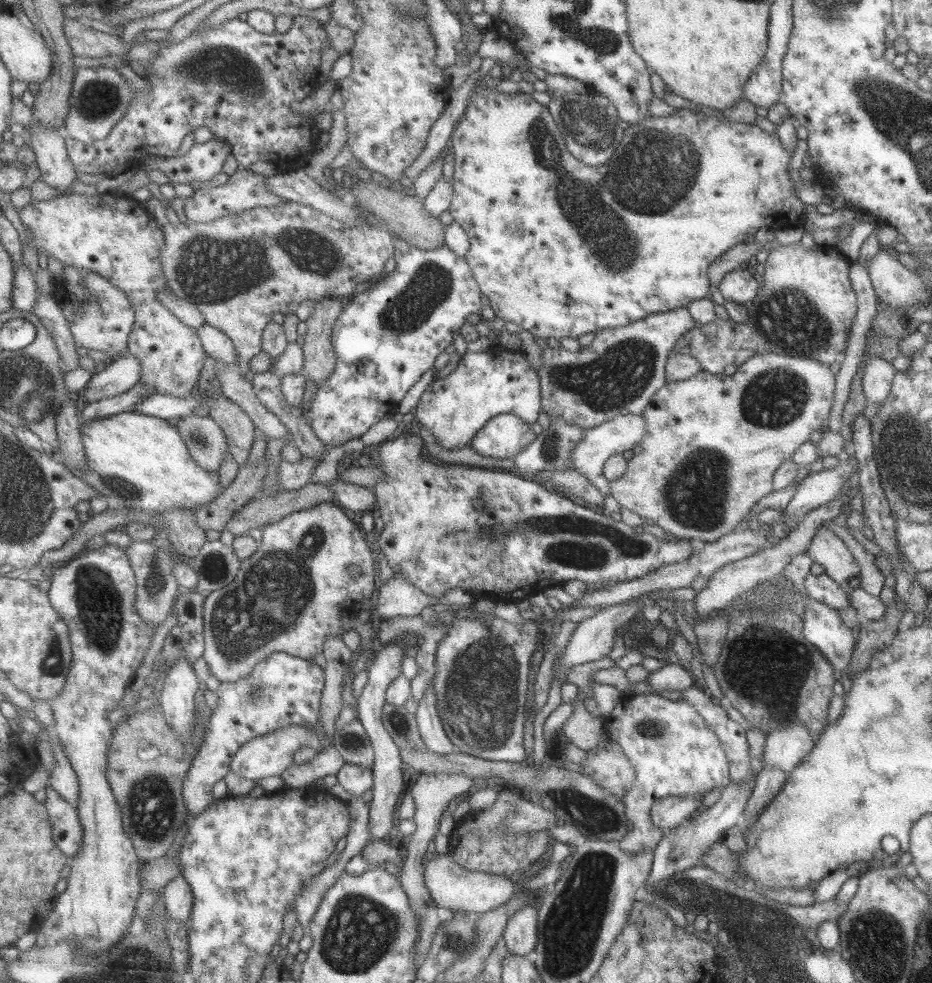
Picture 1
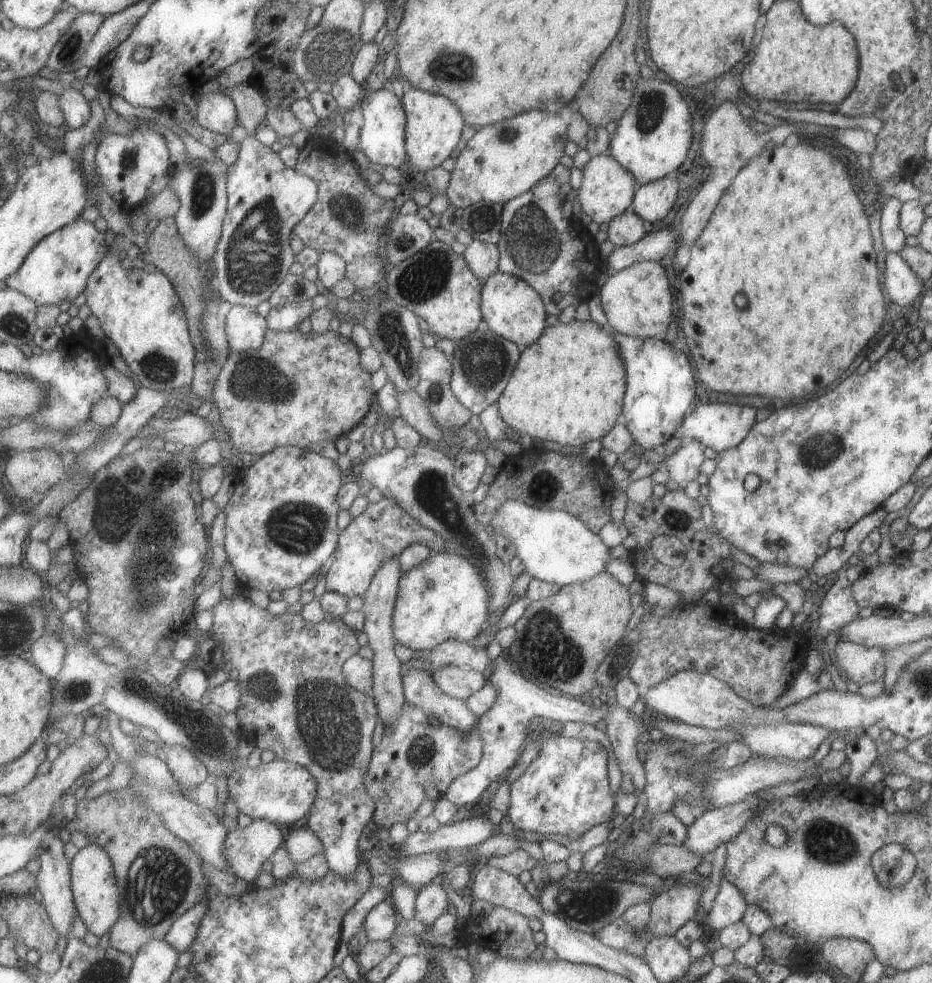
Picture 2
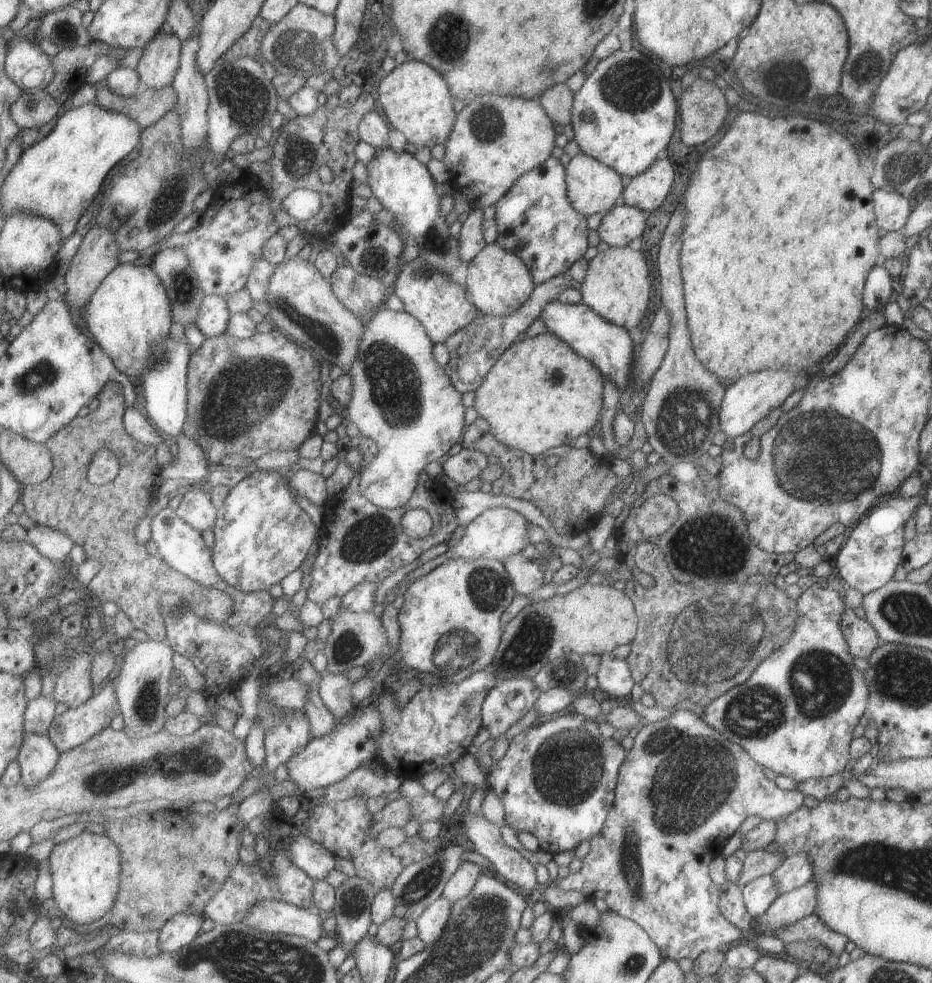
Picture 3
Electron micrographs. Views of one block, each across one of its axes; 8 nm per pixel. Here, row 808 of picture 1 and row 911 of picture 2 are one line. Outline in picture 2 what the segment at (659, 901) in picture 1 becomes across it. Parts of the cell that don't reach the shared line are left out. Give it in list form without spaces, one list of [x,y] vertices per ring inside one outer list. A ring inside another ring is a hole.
[[[721,876],[719,892],[713,900],[713,906],[708,912],[700,914],[700,920],[707,933],[714,936],[725,926],[740,922],[746,906],[743,894]]]

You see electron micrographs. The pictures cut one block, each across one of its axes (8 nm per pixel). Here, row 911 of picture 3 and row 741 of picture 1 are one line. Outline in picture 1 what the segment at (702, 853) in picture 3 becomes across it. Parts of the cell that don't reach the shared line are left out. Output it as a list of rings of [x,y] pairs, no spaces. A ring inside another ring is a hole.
[[[623,694],[605,717],[605,734],[621,748],[633,766],[635,780],[630,790],[621,798],[625,817],[632,827],[619,847],[627,854],[653,850],[663,836],[650,820],[652,803],[664,797],[700,796],[730,784],[728,760],[715,732],[697,714],[691,704],[679,698],[671,701],[653,694]]]

